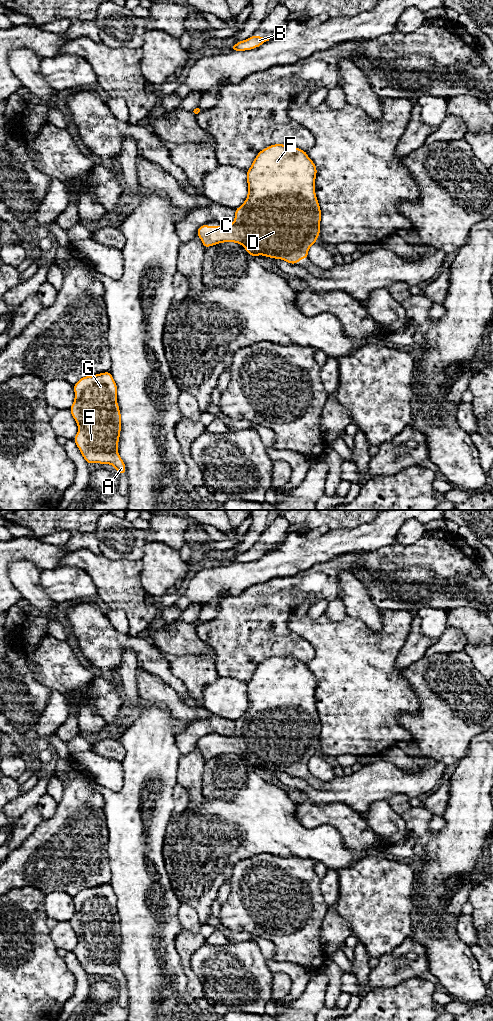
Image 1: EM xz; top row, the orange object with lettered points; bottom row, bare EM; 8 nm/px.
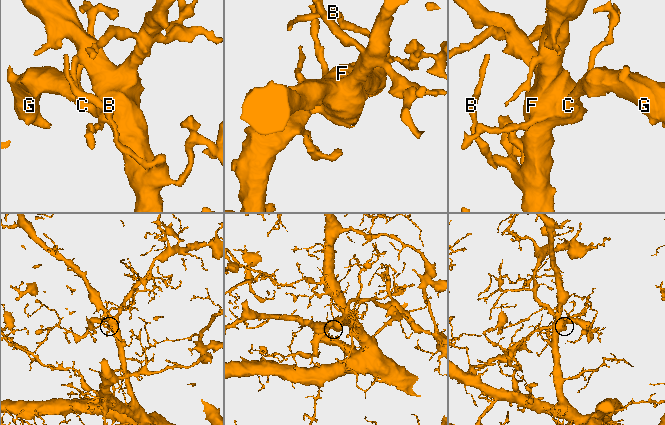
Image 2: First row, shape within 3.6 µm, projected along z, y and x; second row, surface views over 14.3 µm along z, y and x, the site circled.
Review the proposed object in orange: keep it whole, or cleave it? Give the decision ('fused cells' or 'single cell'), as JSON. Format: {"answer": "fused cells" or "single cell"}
{"answer": "single cell"}

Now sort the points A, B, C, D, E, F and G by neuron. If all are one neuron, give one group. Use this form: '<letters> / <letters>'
A B C D E F G

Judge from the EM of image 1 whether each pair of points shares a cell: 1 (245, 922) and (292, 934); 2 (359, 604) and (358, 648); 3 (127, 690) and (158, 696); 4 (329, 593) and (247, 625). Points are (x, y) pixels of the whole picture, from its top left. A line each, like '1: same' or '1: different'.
1: same
2: different
3: different
4: same

